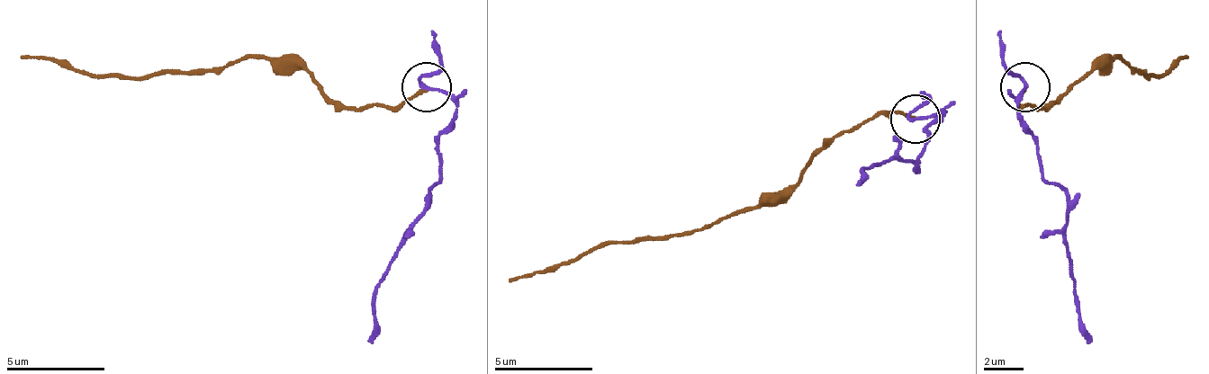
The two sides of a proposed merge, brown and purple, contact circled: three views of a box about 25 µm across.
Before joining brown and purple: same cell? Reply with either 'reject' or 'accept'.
reject

